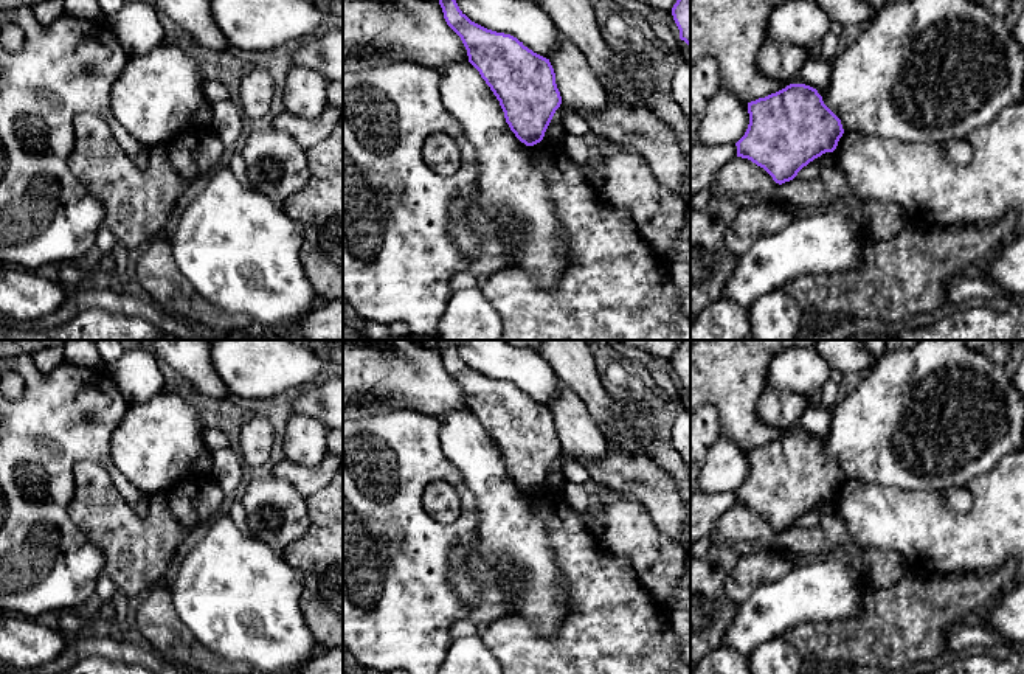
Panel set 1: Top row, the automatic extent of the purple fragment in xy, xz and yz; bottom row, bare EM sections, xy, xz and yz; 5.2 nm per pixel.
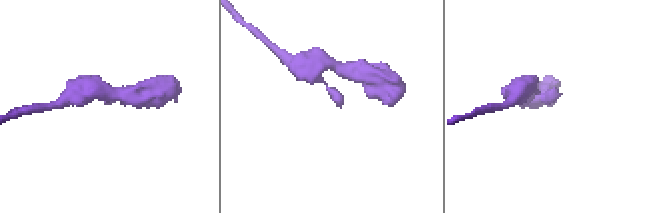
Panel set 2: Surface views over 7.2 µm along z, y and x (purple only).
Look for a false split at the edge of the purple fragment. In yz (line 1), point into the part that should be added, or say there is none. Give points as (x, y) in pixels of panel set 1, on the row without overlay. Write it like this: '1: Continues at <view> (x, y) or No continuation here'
1: No continuation here

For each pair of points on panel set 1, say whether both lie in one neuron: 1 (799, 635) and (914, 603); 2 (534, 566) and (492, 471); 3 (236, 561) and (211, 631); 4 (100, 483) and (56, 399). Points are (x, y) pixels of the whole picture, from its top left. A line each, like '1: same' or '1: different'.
1: same
2: same
3: same
4: different

